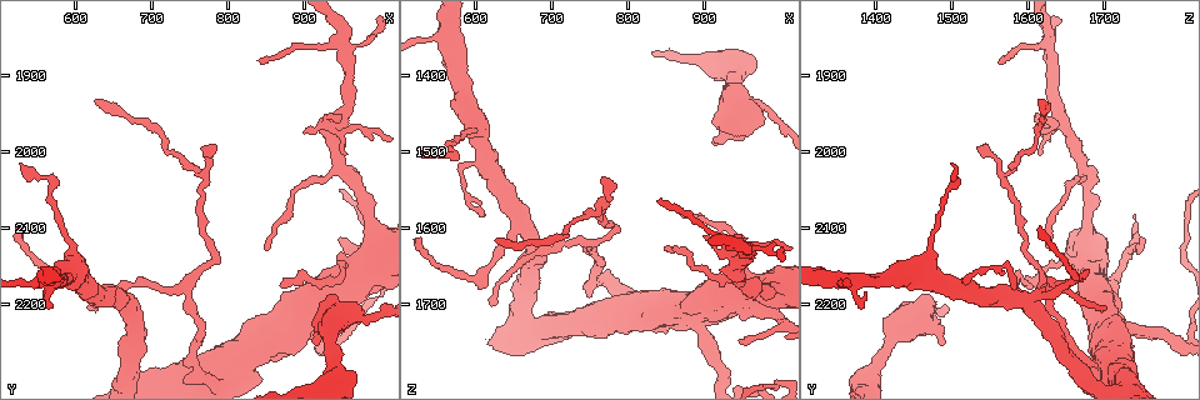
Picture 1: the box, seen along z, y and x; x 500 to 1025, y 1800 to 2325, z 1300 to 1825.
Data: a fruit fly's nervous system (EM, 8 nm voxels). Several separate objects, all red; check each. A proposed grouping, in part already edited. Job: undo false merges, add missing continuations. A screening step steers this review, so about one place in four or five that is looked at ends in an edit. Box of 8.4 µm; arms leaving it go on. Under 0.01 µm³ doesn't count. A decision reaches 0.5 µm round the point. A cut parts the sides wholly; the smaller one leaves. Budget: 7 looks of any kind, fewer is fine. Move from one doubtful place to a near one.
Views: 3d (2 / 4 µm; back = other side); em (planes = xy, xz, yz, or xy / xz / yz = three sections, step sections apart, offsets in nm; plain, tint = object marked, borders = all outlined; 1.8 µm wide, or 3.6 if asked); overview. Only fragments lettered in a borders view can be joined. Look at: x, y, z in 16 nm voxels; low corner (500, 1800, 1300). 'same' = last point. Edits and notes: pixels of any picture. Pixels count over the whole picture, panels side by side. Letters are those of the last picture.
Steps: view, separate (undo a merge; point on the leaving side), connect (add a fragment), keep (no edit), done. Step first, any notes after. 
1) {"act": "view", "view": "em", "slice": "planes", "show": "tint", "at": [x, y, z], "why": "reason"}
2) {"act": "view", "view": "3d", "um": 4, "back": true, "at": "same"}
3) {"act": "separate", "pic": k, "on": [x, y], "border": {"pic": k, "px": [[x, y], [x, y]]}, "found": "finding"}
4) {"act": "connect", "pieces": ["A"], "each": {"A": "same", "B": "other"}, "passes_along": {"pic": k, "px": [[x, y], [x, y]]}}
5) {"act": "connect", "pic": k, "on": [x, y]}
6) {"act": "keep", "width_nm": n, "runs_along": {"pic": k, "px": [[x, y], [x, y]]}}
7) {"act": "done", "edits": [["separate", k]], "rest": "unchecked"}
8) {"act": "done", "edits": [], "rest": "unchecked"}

{"act": "view", "view": "3d", "um": 4, "at": [905, 2240, 1490], "why": "stops while still wide"}

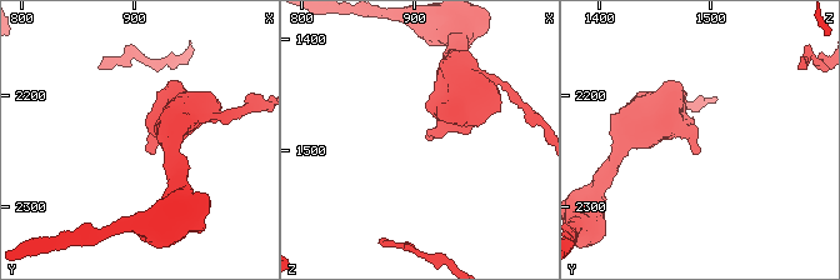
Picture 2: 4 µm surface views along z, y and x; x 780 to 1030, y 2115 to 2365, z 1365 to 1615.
{"act": "view", "view": "em", "slice": "planes", "show": "borders", "at": [908, 2248, 1488], "why": "need the tissue"}

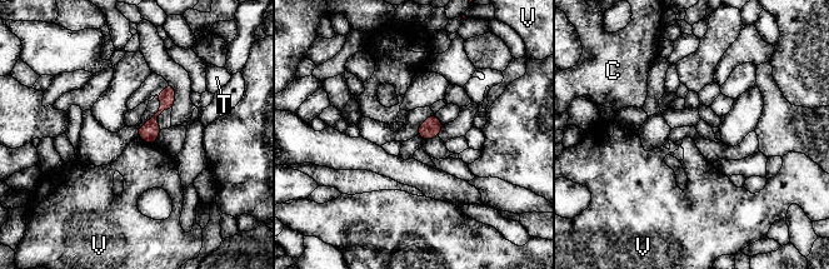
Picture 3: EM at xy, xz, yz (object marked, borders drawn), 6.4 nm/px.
{"act": "keep", "each": {"C": "other", "T": "other", "V": "other"}, "runs_along": {"pic": 3, "px": [[170, 89], [153, 119], [150, 140]]}, "found": "no lettered fragment goes on from it"}

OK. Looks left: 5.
{"act": "view", "view": "em", "slice": "xy", "step": 16, "show": "tint", "at": [770, 2035, 1565], "why": "side arm on a straight run"}

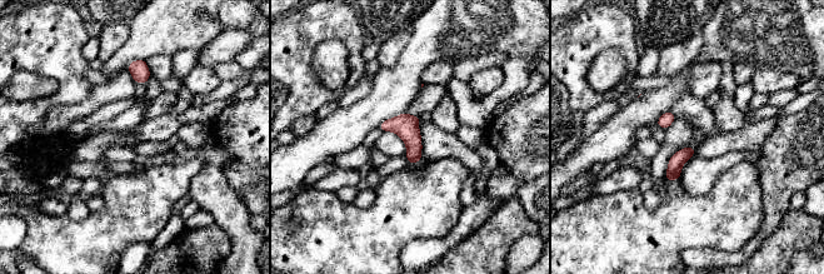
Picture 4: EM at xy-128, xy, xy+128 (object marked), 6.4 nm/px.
{"act": "view", "view": "em", "slice": "planes", "show": "borders", "at": "same", "why": "cut it another way"}

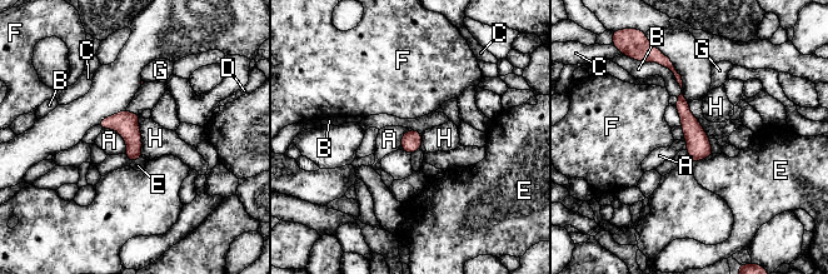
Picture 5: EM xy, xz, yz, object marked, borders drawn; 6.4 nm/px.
{"act": "keep", "each": {"A": "other", "B": "other", "C": "other", "D": "other", "E": "other", "F": "other", "G": "other", "H": "other"}, "border": {"pic": 5, "px": [[103, 128], [125, 142], [124, 153]]}, "found": "all the same cell"}

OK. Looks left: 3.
{"act": "view", "view": "3d", "um": 2, "at": [625, 1930, 1615], "why": "end of a long branch"}

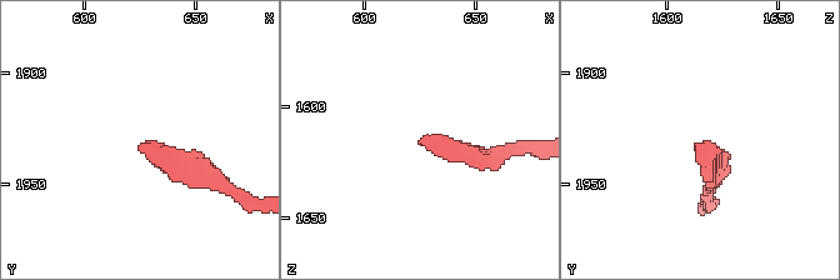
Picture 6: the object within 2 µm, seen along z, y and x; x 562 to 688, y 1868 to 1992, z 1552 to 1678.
{"act": "view", "view": "em", "slice": "planes", "show": "borders", "at": [625, 1934, 1616], "why": "need the tissue"}

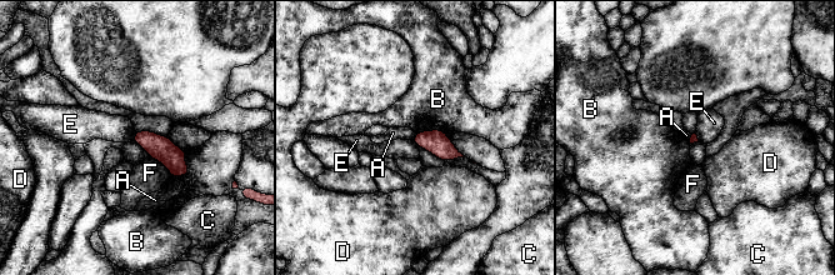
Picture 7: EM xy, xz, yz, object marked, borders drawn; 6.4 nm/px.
{"act": "keep", "longest_contact_nm": ["F", 220], "each": {"A": "other", "B": "other", "C": "other", "D": "other", "E": "other", "F": "other"}, "border": {"pic": 7, "px": [[136, 133], [133, 140]]}, "found": "none of them fits"}

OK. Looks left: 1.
{"act": "done", "edits": [], "rest": "unchecked"}

